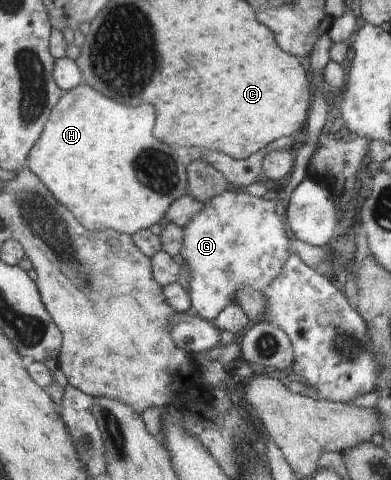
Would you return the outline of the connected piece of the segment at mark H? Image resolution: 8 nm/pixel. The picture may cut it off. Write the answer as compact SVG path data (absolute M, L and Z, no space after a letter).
M83 83L65 92L60 99L43 135L32 149L28 169L47 186L56 200L66 206L91 232L112 229L133 237L140 231L149 230L152 225L160 225L171 206L189 195L187 159L180 157L174 147L154 137L154 125L154 105L128 107L114 99L108 99L90 85Z

